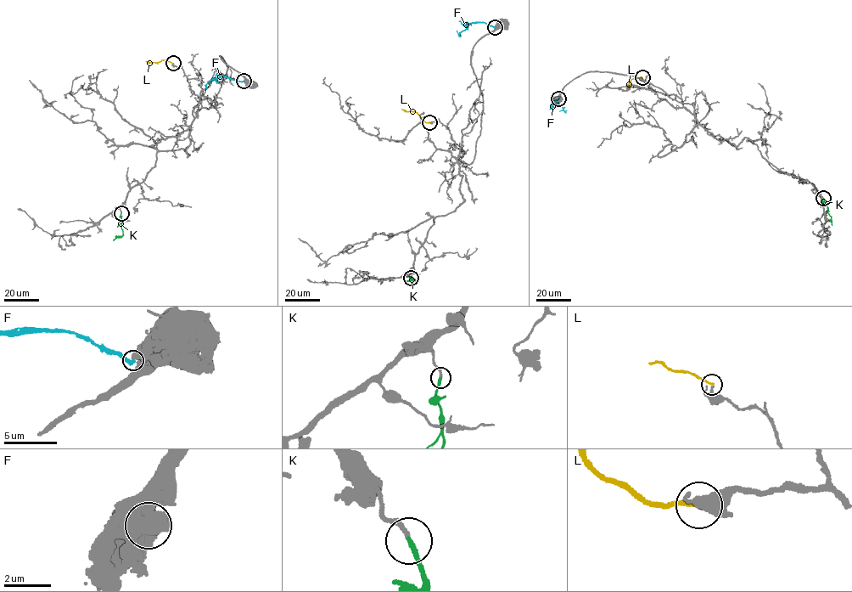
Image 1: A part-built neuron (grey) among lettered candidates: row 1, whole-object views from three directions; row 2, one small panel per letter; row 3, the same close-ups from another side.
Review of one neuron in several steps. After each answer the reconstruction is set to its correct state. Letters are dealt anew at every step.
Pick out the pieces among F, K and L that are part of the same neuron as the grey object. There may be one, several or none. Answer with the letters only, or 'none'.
K

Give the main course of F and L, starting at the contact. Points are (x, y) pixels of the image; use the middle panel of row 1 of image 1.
F: (495, 27), (484, 22), (470, 23), (460, 36)
L: (429, 123), (423, 121), (417, 112), (401, 109)

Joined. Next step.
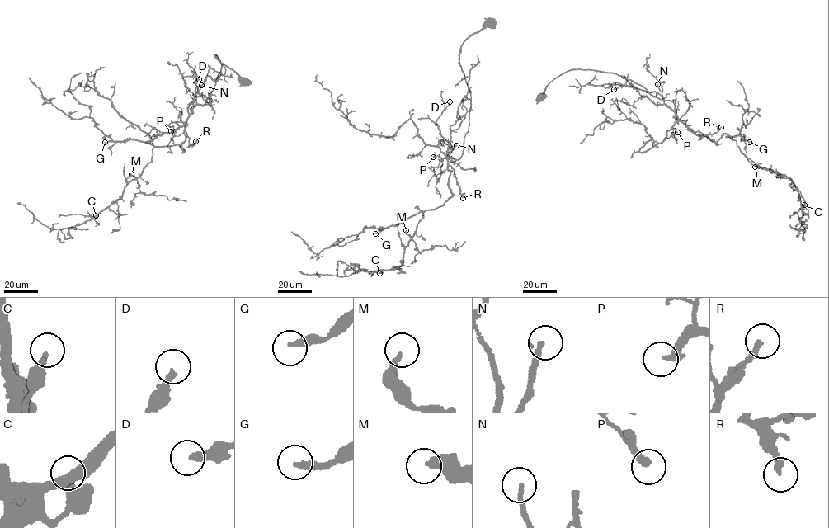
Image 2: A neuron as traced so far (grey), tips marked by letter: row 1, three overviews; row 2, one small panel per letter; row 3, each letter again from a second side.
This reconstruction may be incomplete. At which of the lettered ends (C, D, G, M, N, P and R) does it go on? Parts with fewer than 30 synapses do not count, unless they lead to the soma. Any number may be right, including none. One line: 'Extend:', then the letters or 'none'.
Extend: G, R

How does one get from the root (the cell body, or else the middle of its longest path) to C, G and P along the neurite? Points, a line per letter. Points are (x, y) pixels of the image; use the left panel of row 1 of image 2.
C: (244, 82), (214, 54), (221, 70), (204, 105), (186, 121), (184, 150), (154, 147), (138, 176), (96, 215)
G: (244, 82), (214, 54), (221, 70), (204, 105), (186, 121), (182, 152), (136, 139), (105, 142)
P: (244, 82), (214, 54), (222, 67), (213, 90), (204, 105), (197, 105), (185, 123), (171, 131)

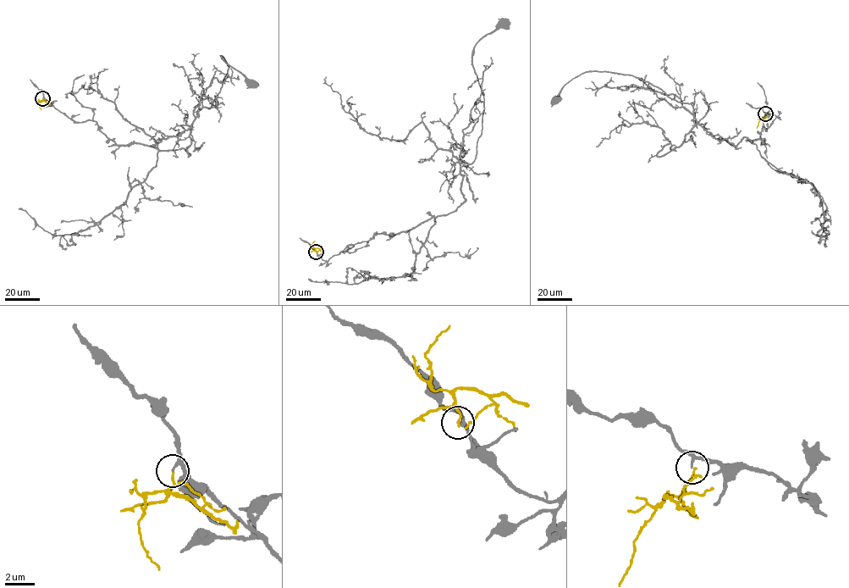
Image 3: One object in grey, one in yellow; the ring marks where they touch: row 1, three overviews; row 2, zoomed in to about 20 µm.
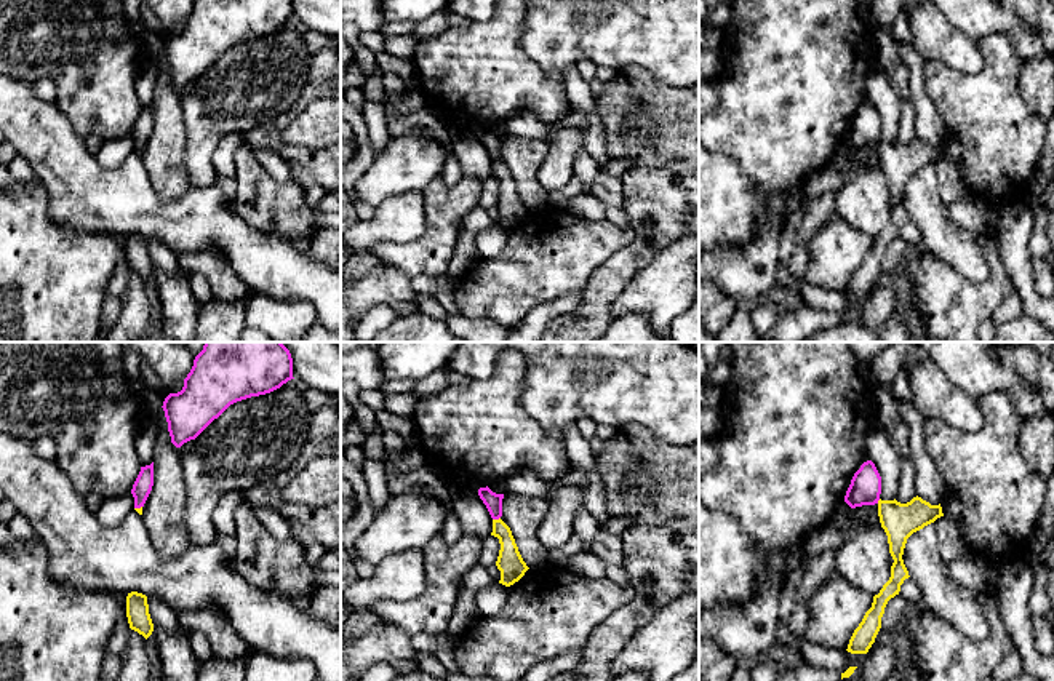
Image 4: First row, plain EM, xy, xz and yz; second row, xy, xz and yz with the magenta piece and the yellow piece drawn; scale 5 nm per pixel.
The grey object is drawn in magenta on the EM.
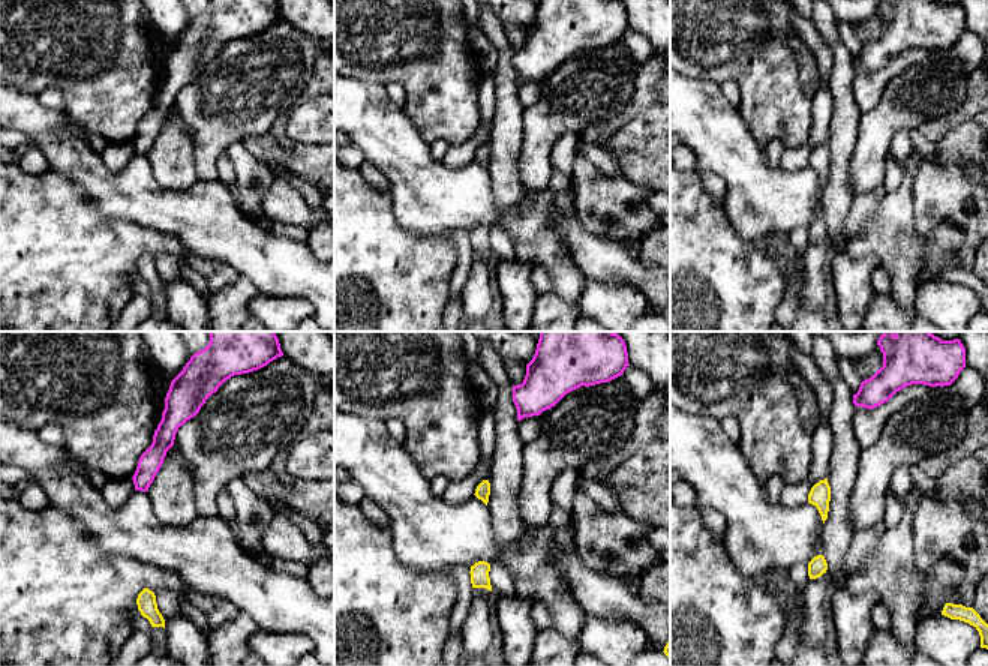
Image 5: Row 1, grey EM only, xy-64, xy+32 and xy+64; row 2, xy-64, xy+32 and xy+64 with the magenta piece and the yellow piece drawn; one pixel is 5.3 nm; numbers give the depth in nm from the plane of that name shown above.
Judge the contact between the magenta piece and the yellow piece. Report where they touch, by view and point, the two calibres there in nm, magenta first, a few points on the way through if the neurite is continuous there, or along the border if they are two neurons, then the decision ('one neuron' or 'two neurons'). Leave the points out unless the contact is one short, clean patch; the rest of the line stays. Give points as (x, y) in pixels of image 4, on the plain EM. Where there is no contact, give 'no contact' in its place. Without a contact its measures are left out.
meets magenta in xz at (496, 160); 90 nm thick on the magenta side, 130 nm on the other; border along xz (499, 159), (493, 162); two neurons

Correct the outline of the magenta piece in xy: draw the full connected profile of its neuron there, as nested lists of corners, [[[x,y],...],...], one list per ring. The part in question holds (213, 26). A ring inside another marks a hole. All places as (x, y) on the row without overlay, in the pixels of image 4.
[[[195,0],[178,35],[170,35],[163,43],[171,85],[181,90],[195,82],[230,46],[270,35],[293,19],[293,0]]]

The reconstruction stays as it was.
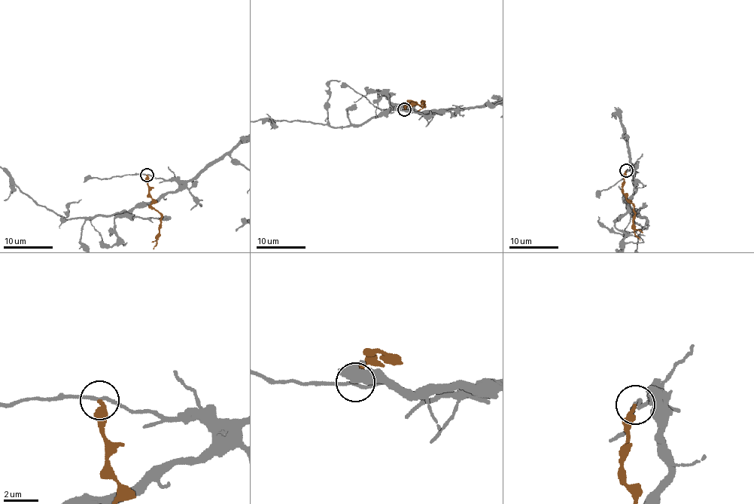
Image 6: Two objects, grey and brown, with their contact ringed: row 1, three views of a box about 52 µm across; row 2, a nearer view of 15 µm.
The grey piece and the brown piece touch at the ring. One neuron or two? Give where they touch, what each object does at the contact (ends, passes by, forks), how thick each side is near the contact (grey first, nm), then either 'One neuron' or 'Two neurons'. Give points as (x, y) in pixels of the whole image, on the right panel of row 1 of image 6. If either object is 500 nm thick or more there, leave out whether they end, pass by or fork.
Place: (626, 170). At the ring grey passes by. At the ring brown ends. Thickness 160 nm (grey) against 300 nm. Two neurons

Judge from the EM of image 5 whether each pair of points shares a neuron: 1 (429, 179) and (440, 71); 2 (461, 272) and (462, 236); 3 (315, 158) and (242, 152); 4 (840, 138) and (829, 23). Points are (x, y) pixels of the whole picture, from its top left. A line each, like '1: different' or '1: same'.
1: different
2: same
3: different
4: same

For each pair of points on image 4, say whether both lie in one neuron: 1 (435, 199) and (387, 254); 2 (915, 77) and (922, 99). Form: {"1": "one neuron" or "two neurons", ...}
{"1": "one neuron", "2": "one neuron"}

